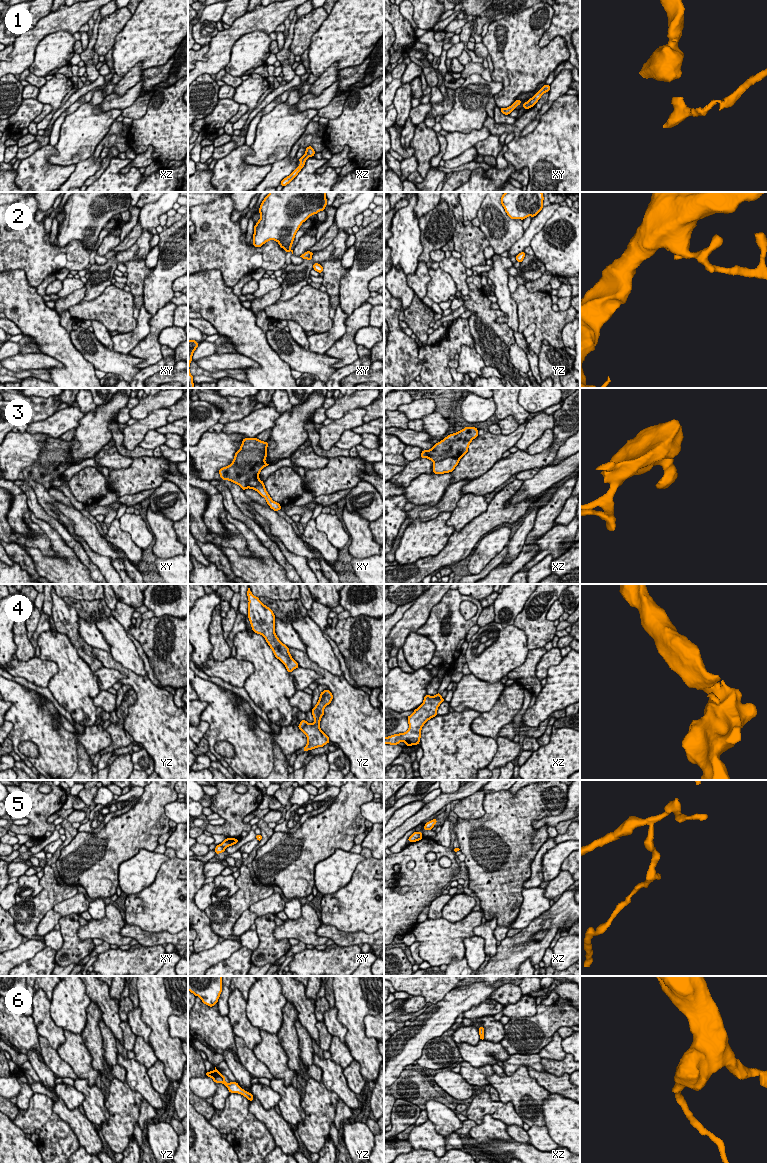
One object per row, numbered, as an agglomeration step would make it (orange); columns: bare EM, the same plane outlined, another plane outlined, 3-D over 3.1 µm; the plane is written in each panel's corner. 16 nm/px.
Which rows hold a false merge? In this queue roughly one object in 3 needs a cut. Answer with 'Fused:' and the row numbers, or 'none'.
Fused: 3, 5

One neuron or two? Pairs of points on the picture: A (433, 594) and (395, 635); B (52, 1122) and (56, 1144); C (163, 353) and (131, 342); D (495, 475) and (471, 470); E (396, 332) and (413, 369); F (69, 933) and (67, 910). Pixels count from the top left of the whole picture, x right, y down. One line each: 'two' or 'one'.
A: one
B: one
C: two
D: two
E: one
F: two

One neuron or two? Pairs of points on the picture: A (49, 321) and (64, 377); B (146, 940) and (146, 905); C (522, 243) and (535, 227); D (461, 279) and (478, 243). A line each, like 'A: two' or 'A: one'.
A: one
B: two
C: one
D: two

